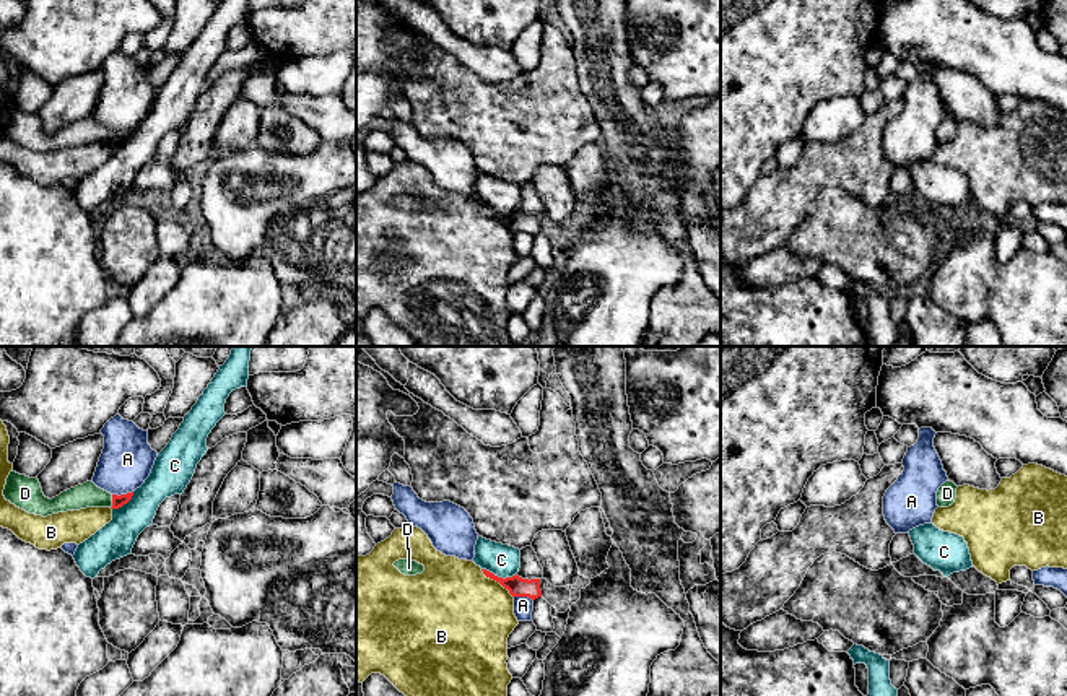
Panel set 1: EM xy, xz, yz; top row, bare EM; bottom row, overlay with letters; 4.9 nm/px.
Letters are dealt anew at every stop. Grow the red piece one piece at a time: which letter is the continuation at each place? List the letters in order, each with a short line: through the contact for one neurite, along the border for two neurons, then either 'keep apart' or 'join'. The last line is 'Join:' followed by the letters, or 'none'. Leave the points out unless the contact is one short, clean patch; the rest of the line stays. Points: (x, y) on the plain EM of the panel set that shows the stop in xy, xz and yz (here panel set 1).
A: line xy (132, 126), (113, 130); keep apart
B: line xz (480, 205), (498, 217), (513, 233); keep apart
C: keep apart
D: line xy (117, 137), (113, 137), (88, 130); join
Join: D

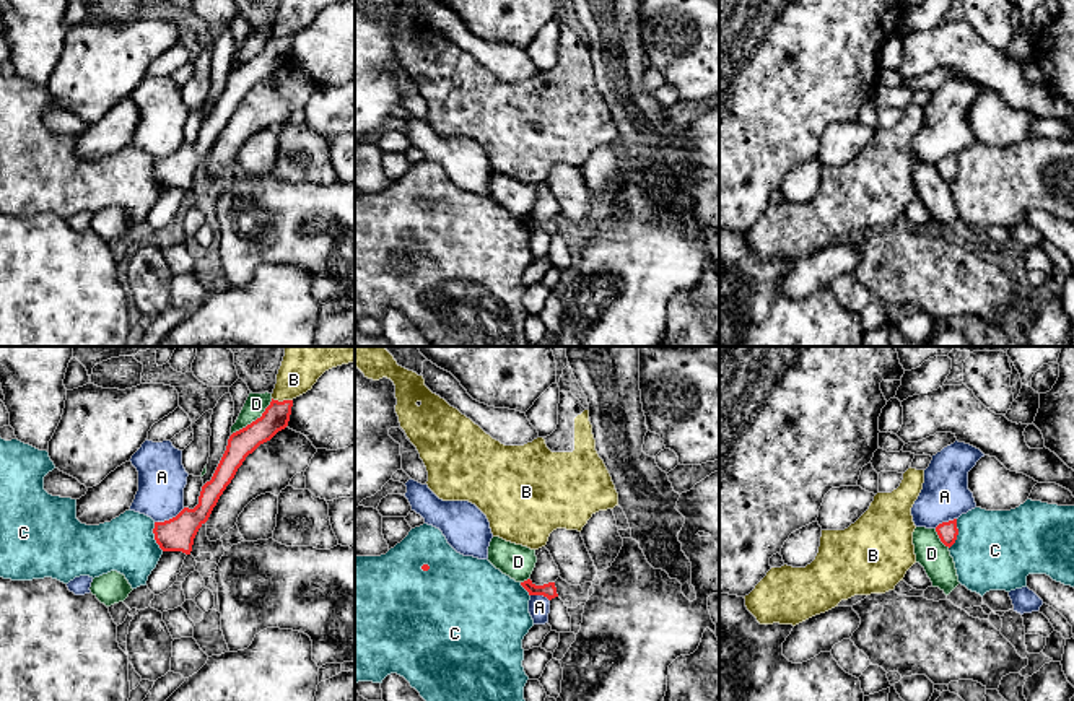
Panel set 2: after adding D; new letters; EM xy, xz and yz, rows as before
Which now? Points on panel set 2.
A: line xy (184, 143), (174, 152), (155, 158); keep apart
B: keep apart
C: keep apart
D: keep apart
Join: none

